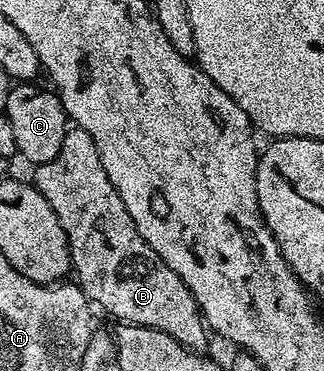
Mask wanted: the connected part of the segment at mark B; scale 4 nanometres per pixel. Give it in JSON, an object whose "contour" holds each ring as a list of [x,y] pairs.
{"contour":[[[79,128],[66,129],[59,156],[40,163],[34,170],[37,171],[31,175],[31,181],[43,200],[51,204],[69,237],[75,282],[90,303],[102,306],[111,317],[118,318],[118,323],[155,328],[175,336],[188,350],[204,351],[211,334],[193,293],[167,268],[155,248],[139,236],[131,212],[127,212],[123,200],[119,200],[119,192],[107,180],[93,137]]]}

